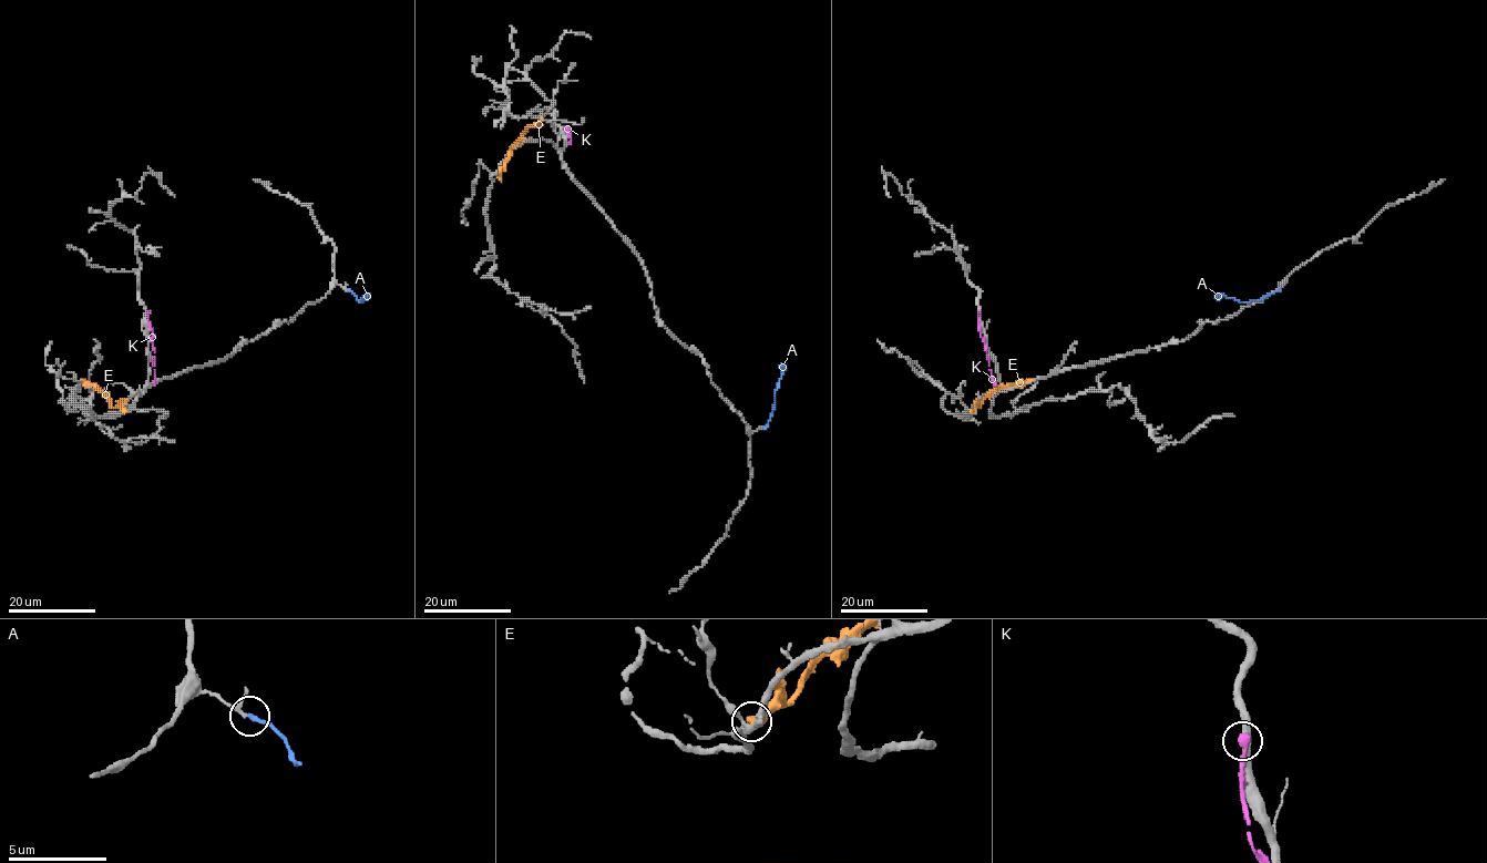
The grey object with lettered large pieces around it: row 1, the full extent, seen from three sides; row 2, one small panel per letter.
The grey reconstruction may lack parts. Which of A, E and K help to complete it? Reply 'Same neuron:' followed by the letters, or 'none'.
Same neuron: A

